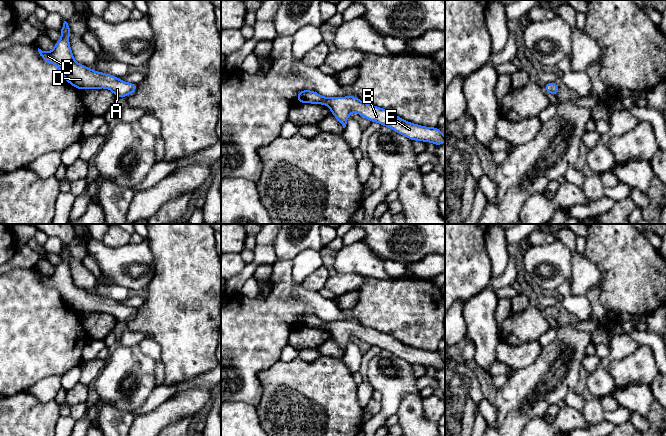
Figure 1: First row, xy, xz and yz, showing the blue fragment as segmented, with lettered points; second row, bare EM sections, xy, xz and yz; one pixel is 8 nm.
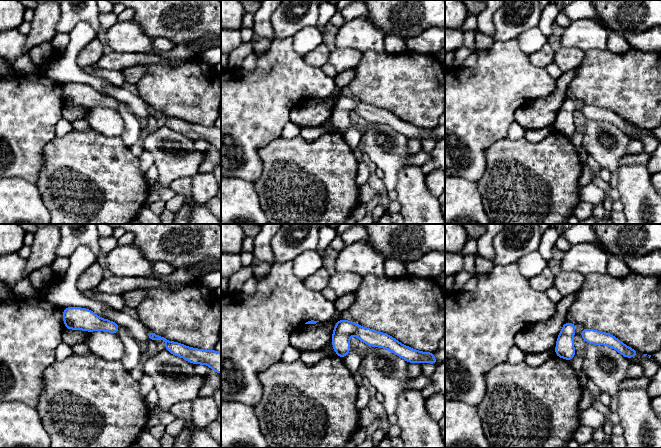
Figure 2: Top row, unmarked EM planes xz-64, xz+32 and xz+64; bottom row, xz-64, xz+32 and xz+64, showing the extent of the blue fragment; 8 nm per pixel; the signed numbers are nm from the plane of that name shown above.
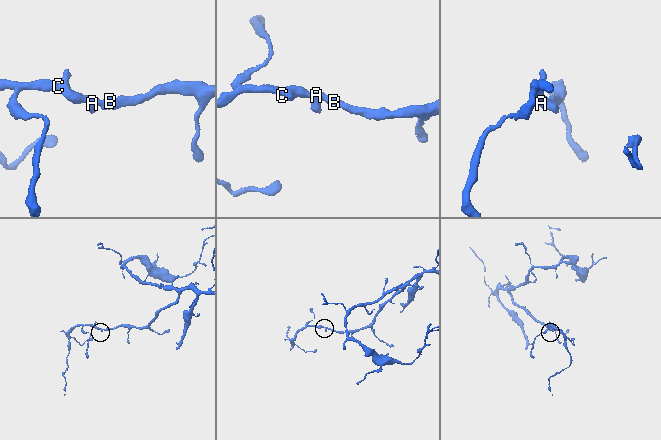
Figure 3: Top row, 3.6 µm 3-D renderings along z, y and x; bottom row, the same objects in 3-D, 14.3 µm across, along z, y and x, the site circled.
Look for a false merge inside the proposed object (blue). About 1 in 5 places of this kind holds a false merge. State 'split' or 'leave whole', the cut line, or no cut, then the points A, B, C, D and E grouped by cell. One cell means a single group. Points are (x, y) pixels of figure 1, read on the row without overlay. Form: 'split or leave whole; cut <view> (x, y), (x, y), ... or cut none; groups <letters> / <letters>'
leave whole; cut none; groups A B C D E

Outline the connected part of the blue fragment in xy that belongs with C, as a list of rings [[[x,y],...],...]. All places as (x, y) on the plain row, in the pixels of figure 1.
[[[64,245],[60,254],[62,261],[55,266],[51,276],[45,276],[38,272],[42,283],[56,289],[67,306],[77,313],[108,312],[117,322],[126,321],[138,313],[138,308],[131,308],[120,304],[110,298],[94,295],[77,287],[73,281],[70,268],[70,250]]]

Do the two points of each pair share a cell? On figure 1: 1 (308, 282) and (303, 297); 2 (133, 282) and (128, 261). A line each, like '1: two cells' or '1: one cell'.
1: two cells
2: one cell

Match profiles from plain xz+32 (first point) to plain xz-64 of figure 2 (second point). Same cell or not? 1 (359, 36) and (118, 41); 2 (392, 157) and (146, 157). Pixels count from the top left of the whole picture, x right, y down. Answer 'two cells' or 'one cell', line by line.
1: one cell
2: two cells

